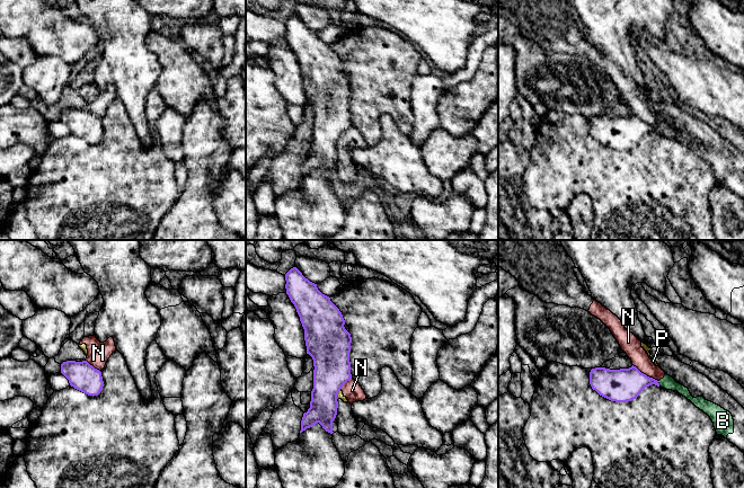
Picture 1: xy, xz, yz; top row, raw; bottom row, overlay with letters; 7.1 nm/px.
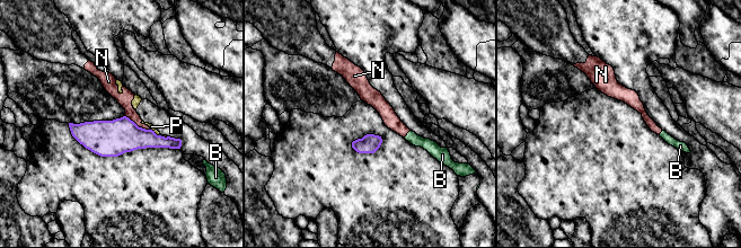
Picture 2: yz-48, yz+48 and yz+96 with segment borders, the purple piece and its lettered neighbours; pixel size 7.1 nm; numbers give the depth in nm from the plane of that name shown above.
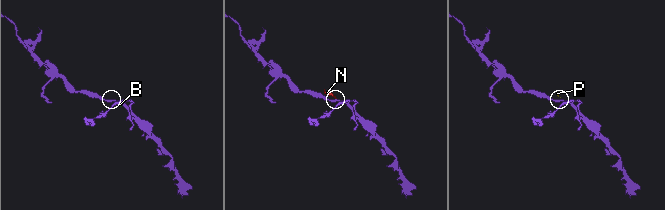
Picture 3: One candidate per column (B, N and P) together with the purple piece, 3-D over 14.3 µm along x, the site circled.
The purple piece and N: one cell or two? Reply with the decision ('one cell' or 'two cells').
two cells

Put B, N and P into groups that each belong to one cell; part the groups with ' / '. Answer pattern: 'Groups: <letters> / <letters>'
Groups: B N P

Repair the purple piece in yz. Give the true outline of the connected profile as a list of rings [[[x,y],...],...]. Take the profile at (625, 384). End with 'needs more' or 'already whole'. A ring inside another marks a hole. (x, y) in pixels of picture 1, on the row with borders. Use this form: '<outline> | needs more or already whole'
[[[636,366],[610,370],[595,367],[590,372],[590,384],[600,396],[615,402],[636,399],[639,393],[652,384],[659,387],[657,380],[641,373]]] | already whole

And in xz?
[[[296,267],[285,274],[285,281],[286,294],[304,329],[307,354],[312,357],[315,366],[310,408],[303,414],[300,433],[319,423],[333,434],[337,394],[352,380],[352,337],[344,327],[342,312],[318,290],[317,284],[305,278]]] | already whole

